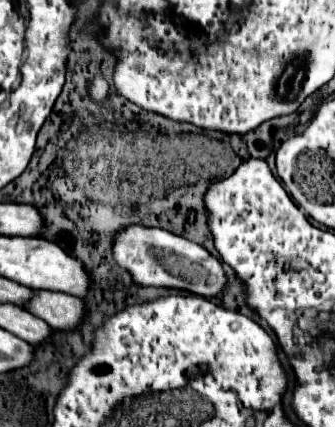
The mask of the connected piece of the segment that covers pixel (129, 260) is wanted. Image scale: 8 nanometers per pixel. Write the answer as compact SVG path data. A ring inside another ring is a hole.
M123 226L113 234L113 262L127 270L139 286L165 286L187 290L205 298L219 296L227 284L221 262L211 256L203 246L185 240L173 232L147 226Z

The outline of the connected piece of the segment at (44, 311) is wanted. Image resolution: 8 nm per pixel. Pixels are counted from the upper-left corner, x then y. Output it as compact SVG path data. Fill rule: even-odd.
M33 290L33 296L25 302L23 308L45 320L51 328L69 326L69 330L81 324L85 312L85 306L81 306L81 298L51 290Z

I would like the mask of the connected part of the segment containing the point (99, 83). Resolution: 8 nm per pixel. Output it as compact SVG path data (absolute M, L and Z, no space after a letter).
M95 78L93 84L91 84L91 88L89 88L89 92L91 92L91 96L93 96L95 100L103 102L105 96L109 94L109 84L107 84L103 78Z

